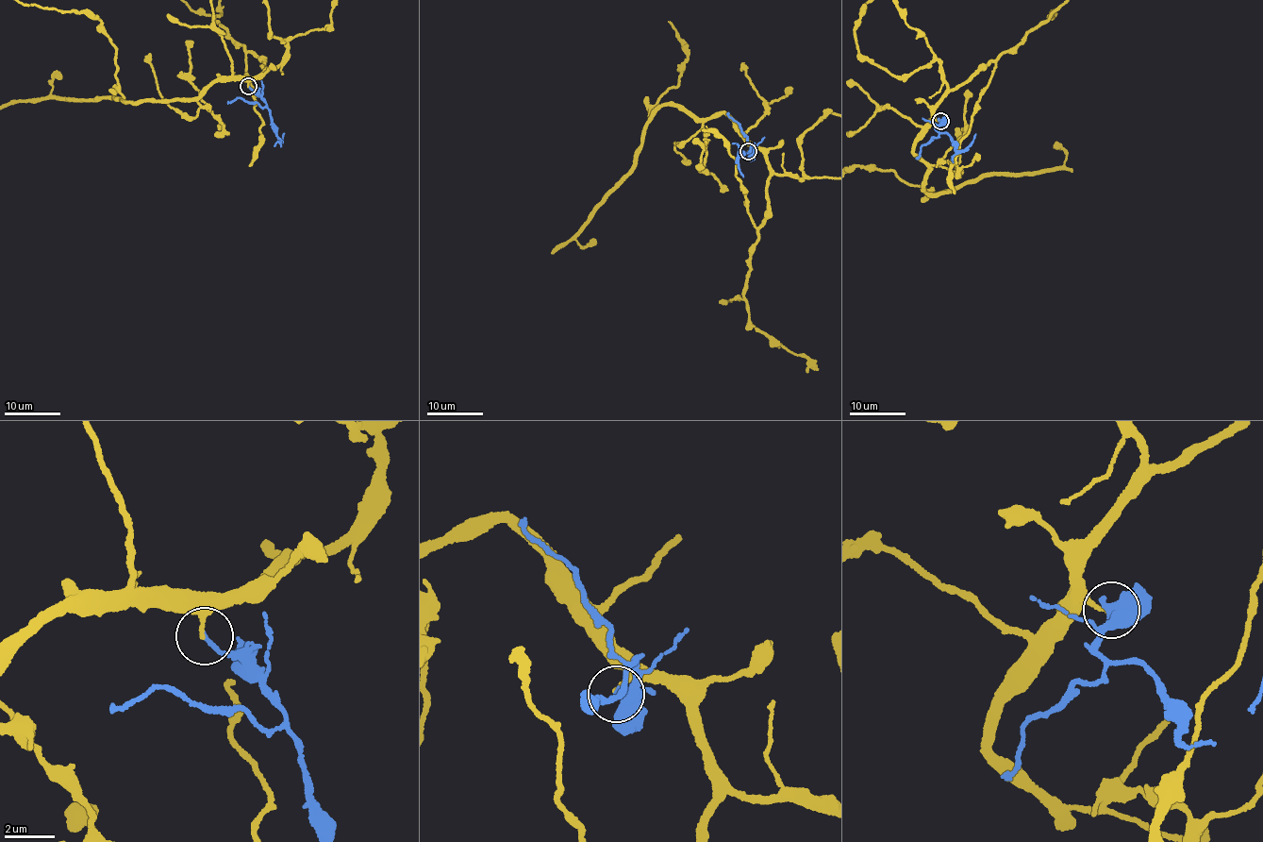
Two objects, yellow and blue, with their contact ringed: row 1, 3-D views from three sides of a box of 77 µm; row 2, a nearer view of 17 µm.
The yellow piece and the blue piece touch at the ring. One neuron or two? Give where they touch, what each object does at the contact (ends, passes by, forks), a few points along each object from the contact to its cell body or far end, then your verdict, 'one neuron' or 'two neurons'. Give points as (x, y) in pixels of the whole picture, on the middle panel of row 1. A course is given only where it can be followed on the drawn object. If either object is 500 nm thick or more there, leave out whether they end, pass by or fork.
place (748, 151); yellow ends; blue ends; course yellow (749, 151), (723, 113), (655, 109), (632, 167), (576, 235); course blue (749, 151), (752, 152), (753, 144), (746, 153), (739, 152), (738, 159), (743, 177); two neurons

